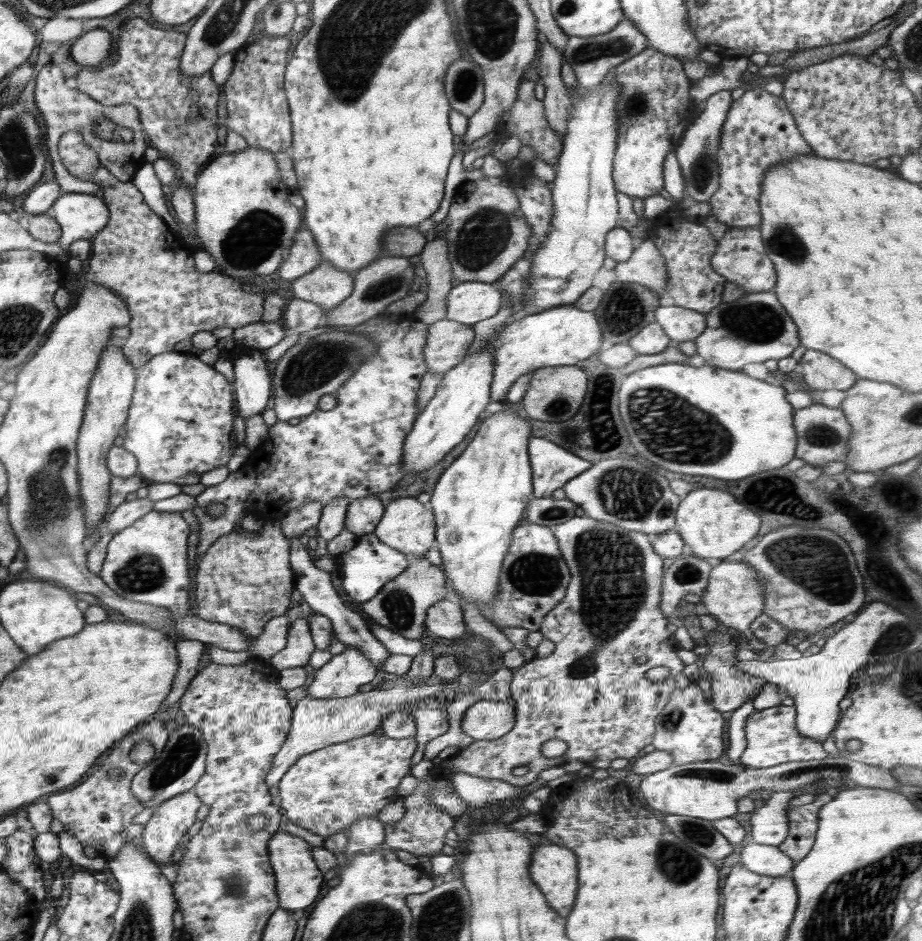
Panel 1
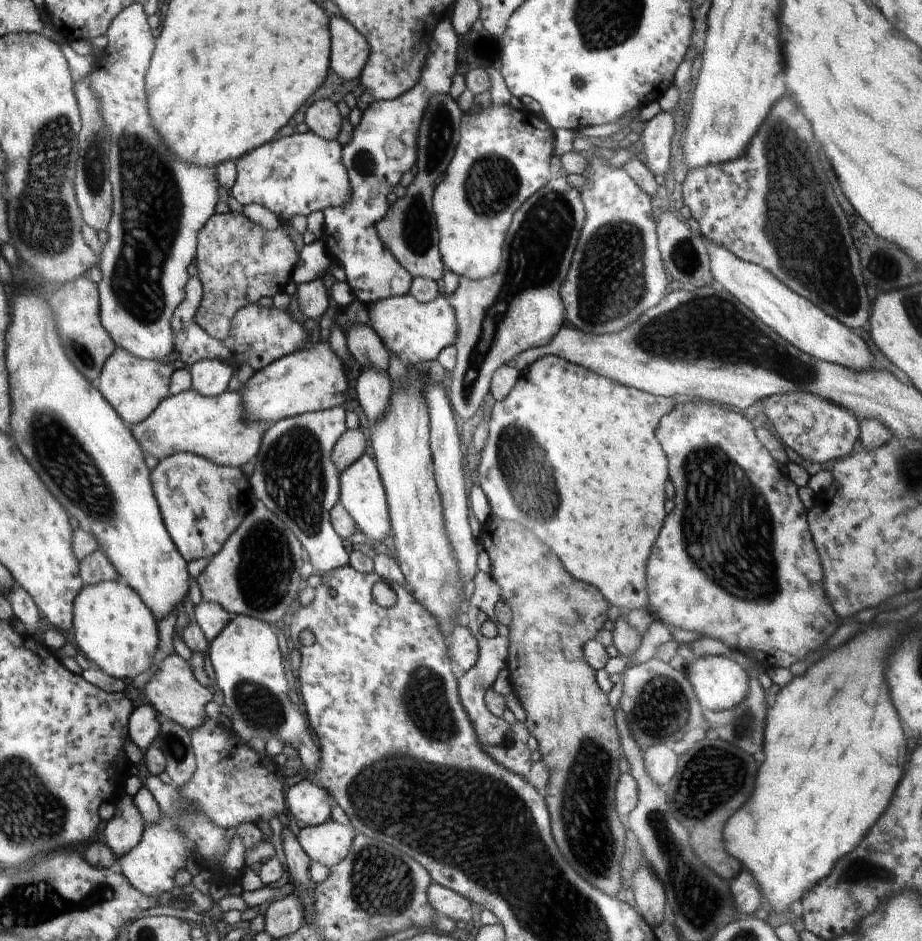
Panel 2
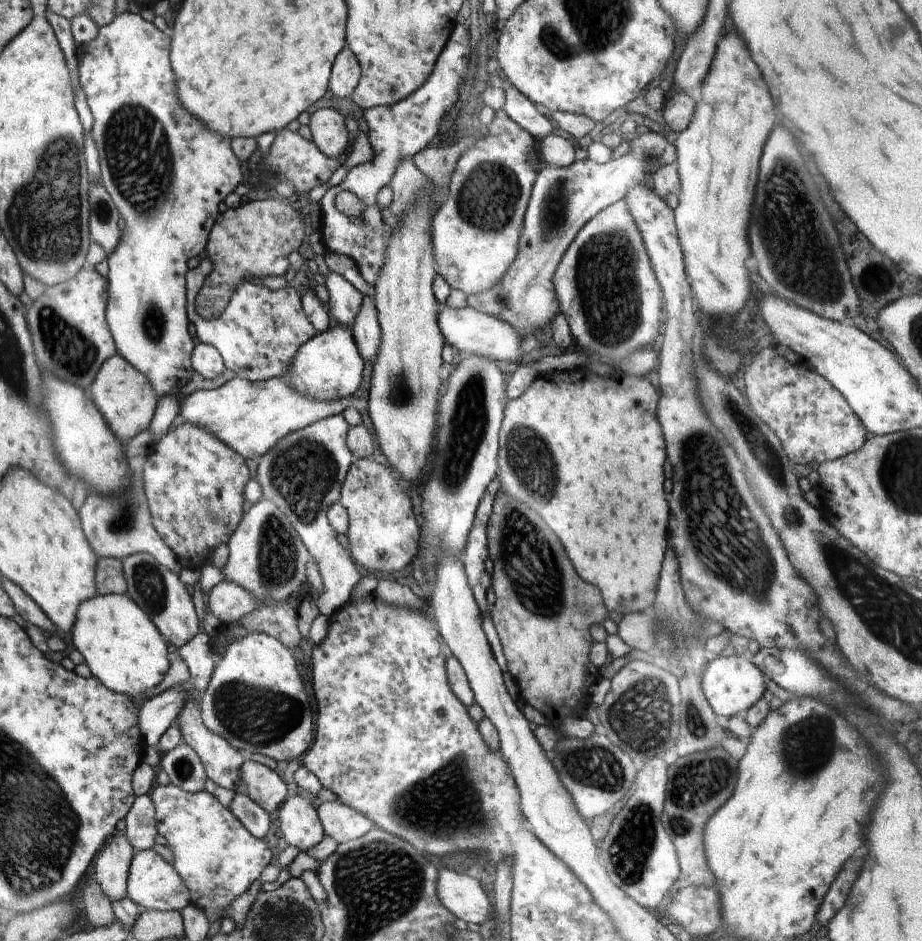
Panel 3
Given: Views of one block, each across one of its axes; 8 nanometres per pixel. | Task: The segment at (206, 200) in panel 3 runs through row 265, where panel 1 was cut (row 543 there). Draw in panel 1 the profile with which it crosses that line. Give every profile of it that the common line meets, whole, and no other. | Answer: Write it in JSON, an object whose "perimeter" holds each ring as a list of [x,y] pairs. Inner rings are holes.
{"perimeter":[[[152,510],[135,524],[114,534],[108,542],[108,553],[99,576],[110,590],[122,598],[164,606],[176,616],[194,613],[194,589],[188,569],[189,534],[190,525],[180,512]]]}

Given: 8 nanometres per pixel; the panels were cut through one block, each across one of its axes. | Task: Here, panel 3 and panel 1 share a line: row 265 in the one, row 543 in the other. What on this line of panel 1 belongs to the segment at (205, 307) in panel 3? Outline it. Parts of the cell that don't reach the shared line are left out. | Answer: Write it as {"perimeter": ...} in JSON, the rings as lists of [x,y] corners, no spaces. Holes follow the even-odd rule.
{"perimeter":[[[281,519],[265,521],[258,532],[237,529],[218,537],[201,556],[194,578],[194,615],[233,627],[246,636],[262,634],[270,620],[286,613],[295,589],[289,548]]]}

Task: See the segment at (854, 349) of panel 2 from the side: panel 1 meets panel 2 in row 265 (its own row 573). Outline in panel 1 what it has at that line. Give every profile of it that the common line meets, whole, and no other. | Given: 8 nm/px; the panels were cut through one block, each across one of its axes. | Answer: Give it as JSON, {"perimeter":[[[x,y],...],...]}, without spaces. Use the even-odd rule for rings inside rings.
{"perimeter":[[[718,560],[714,563],[710,577],[701,597],[701,603],[704,604],[708,613],[718,623],[726,627],[736,629],[742,635],[745,635],[748,644],[756,651],[763,651],[768,648],[754,636],[750,630],[750,624],[762,615],[762,607],[764,607],[763,597],[763,579],[761,574],[757,574],[751,567],[744,565],[742,562],[722,562]]]}

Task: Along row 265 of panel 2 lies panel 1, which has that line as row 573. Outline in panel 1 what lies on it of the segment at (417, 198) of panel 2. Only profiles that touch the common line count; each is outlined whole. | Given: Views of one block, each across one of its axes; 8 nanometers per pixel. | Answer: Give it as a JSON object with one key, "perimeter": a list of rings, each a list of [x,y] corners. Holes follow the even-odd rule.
{"perimeter":[[[419,555],[409,557],[408,567],[396,579],[386,582],[374,598],[367,603],[361,603],[360,608],[370,619],[388,628],[394,634],[400,634],[412,640],[427,640],[431,638],[425,629],[428,608],[450,595],[451,591],[441,568],[430,564],[424,555]]]}

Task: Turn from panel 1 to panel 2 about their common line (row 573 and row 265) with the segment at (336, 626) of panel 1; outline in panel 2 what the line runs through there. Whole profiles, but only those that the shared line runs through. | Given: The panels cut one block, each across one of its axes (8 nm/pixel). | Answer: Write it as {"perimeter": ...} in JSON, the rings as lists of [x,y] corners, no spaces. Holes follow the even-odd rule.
{"perimeter":[[[322,241],[305,245],[294,266],[291,275],[292,281],[300,284],[311,282],[317,277],[323,278],[324,274],[330,271],[332,260],[332,256],[326,250]]]}

